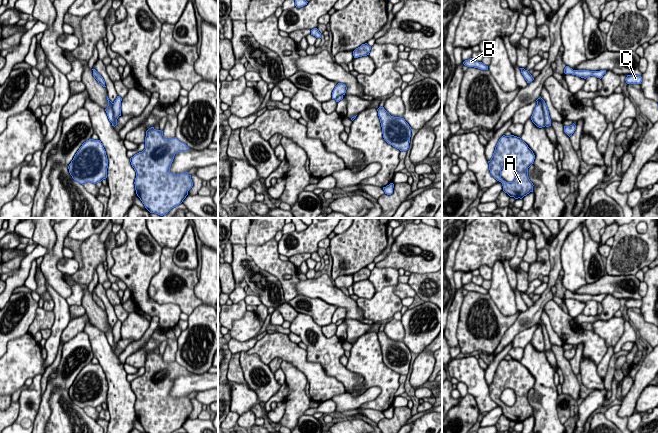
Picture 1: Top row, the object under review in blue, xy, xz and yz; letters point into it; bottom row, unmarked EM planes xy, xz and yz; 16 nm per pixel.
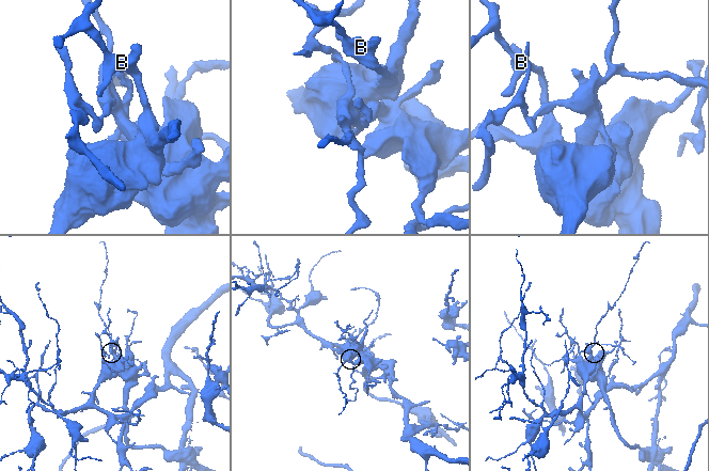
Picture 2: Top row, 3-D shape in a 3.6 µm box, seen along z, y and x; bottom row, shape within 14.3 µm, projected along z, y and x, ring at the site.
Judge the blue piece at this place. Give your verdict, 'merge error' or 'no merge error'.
merge error

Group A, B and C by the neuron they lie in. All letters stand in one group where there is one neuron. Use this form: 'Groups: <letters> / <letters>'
Groups: A B / C

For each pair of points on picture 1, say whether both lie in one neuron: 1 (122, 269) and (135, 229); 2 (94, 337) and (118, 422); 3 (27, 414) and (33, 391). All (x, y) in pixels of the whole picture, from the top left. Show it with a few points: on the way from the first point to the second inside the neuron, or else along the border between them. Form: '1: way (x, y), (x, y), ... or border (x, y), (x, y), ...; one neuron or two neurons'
1: way (128, 259), (134, 251), (134, 239); one neuron
2: way (107, 358), (117, 379), (118, 401); one neuron
3: way (26, 408), (24, 402), (29, 397); one neuron

